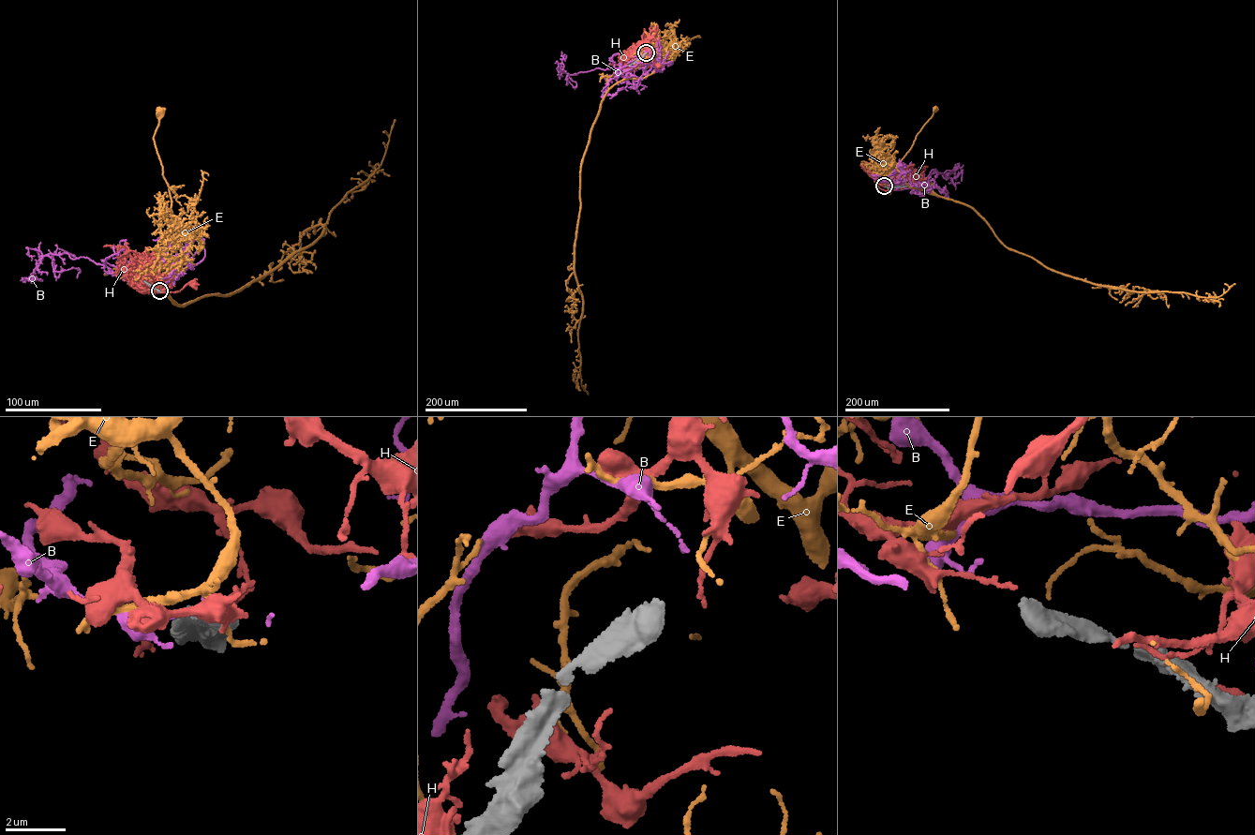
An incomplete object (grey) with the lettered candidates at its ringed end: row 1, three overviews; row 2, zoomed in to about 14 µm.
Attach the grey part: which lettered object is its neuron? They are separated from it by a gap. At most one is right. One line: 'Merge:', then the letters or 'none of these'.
Merge: none of these

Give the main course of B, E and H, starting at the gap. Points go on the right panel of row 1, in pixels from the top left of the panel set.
B: (883, 186), (920, 183), (933, 173), (955, 171), (942, 173), (933, 169)
E: (883, 186), (887, 182), (883, 171), (902, 159), (934, 109)
H: (884, 186), (874, 180), (879, 187), (888, 191)

